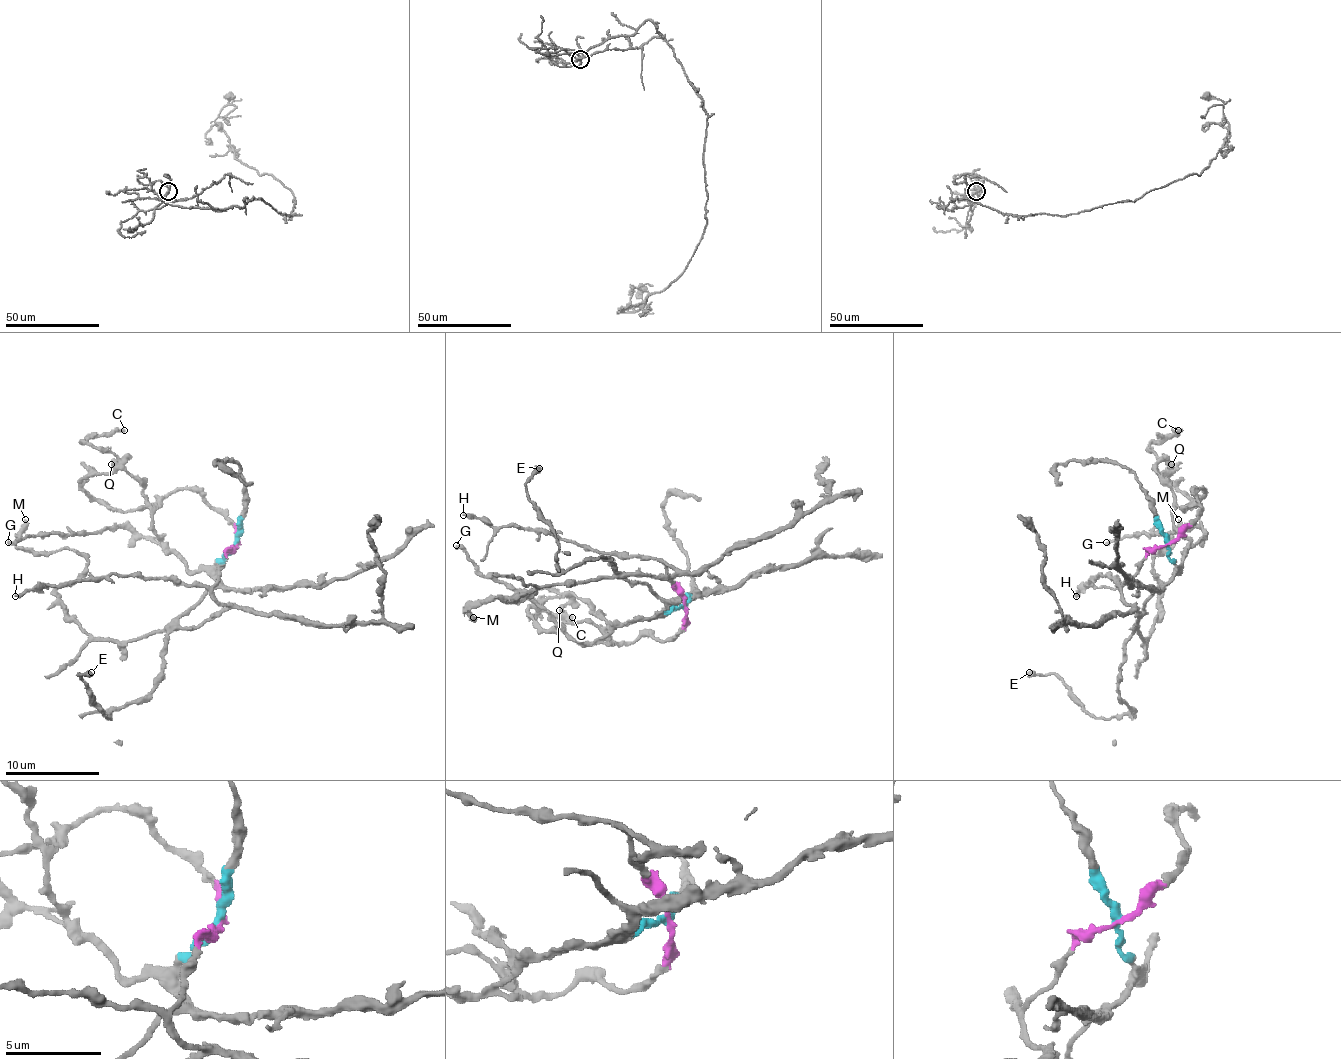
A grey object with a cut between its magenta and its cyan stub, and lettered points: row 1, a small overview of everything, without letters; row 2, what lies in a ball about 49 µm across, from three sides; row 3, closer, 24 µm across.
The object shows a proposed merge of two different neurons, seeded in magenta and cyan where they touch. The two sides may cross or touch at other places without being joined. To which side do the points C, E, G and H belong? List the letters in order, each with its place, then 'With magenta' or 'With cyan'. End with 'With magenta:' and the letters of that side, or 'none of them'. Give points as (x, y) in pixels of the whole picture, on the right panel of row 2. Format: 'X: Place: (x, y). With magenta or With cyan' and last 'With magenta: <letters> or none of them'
C: Place: (1178, 430). With cyan
E: Place: (1029, 672). With cyan
G: Place: (1106, 542). With cyan
H: Place: (1076, 596). With magenta
With magenta: H

